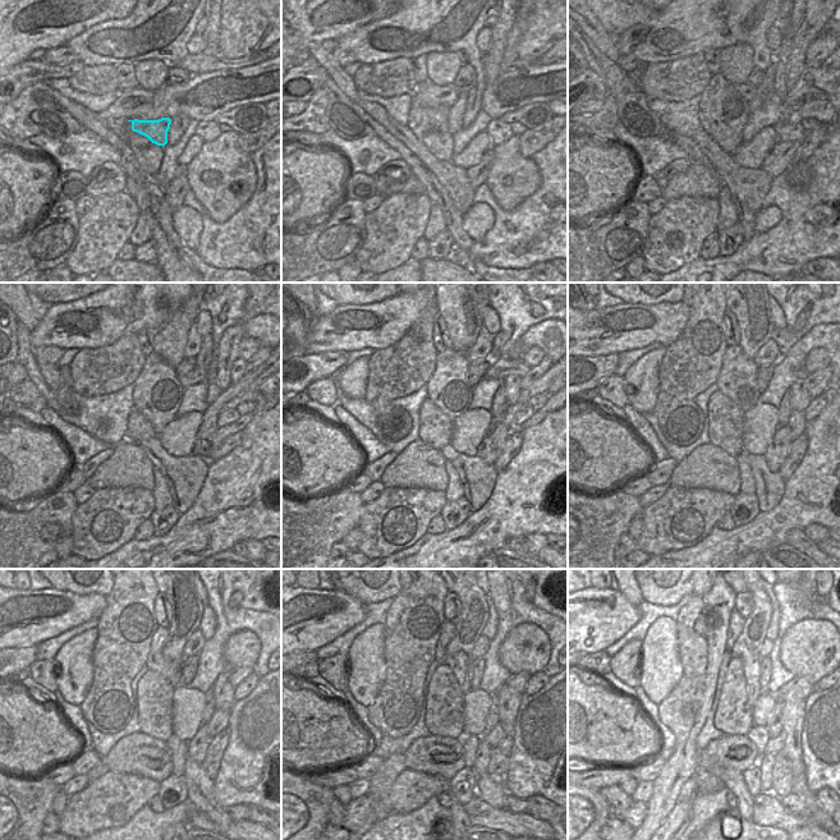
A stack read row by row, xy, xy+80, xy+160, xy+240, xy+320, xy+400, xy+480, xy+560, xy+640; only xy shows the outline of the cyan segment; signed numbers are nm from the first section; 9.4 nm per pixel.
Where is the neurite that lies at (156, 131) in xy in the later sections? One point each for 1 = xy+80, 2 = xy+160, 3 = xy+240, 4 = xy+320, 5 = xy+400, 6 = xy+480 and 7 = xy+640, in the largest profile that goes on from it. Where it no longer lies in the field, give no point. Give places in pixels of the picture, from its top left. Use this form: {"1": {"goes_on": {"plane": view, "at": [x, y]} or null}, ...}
{"1": {"goes_on": {"plane": "xy+80", "at": [455, 113]}}, "2": {"goes_on": {"plane": "xy+160", "at": [767, 83]}}, "3": {"goes_on": {"plane": "xy+240", "at": [205, 354]}}, "4": {"goes_on": {"plane": "xy+320", "at": [500, 339]}}, "5": {"goes_on": {"plane": "xy+400", "at": [804, 315]}}, "6": {"goes_on": {"plane": "xy+480", "at": [234, 601]}}, "7": {"goes_on": {"plane": "xy+640", "at": [822, 595]}}}

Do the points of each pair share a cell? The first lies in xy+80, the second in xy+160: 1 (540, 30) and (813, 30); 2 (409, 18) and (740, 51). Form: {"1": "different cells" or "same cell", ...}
{"1": "different cells", "2": "different cells"}

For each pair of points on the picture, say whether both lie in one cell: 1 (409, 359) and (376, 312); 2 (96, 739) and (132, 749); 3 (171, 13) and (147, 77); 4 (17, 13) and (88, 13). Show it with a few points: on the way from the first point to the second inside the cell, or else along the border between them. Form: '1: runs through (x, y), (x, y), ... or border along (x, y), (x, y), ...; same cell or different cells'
1: border along (417, 320), (393, 344), (376, 350); different cells
2: border along (140, 730), (125, 734), (101, 758); different cells
3: border along (132, 63), (161, 59), (170, 64); different cells
4: runs through (24, 32), (32, 35), (46, 28), (67, 27); same cell

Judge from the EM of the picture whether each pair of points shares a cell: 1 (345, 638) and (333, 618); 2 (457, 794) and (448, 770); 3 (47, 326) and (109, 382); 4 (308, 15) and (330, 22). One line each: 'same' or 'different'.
1: different
2: different
3: different
4: same

